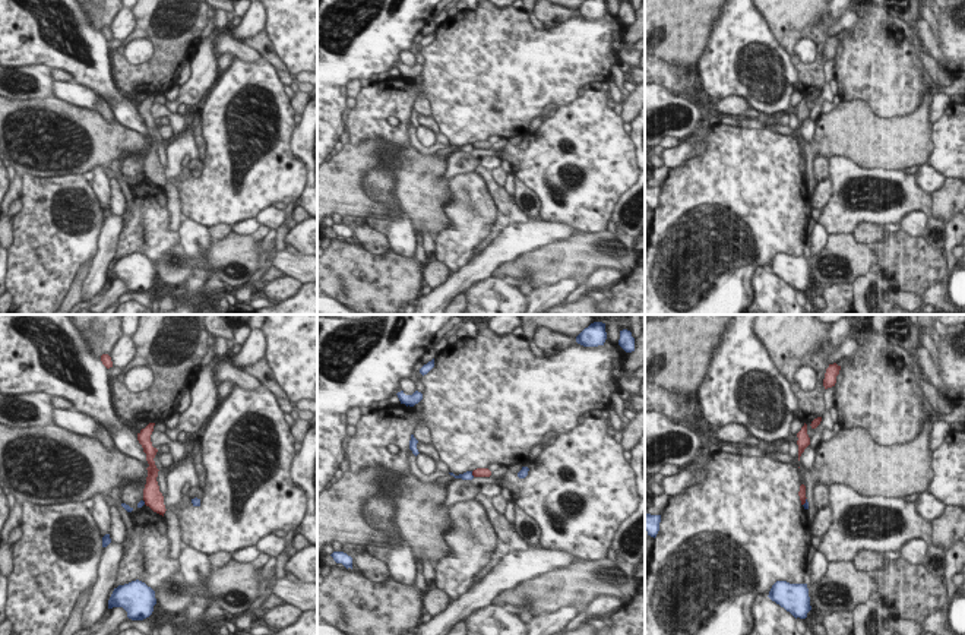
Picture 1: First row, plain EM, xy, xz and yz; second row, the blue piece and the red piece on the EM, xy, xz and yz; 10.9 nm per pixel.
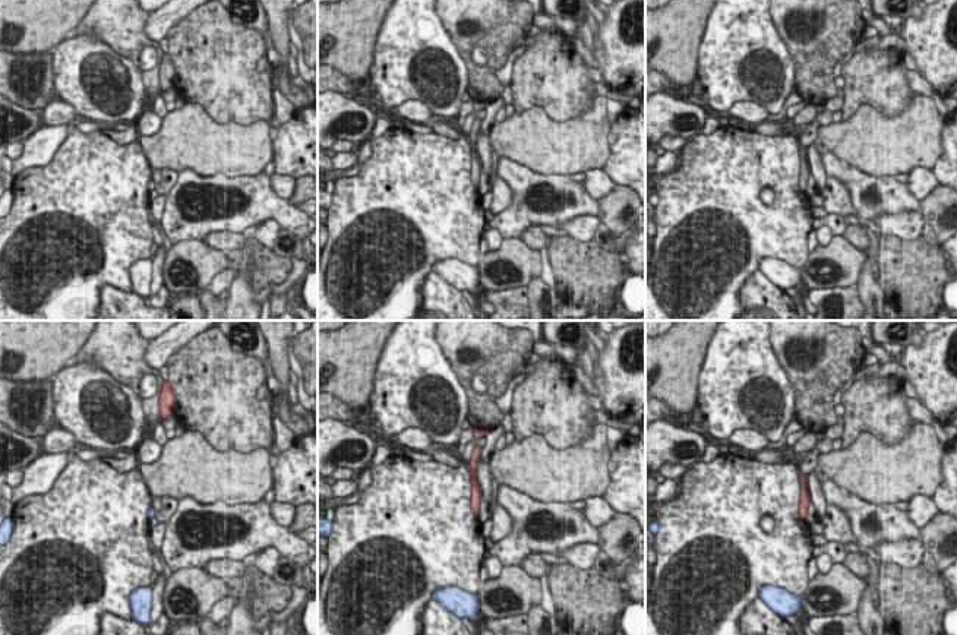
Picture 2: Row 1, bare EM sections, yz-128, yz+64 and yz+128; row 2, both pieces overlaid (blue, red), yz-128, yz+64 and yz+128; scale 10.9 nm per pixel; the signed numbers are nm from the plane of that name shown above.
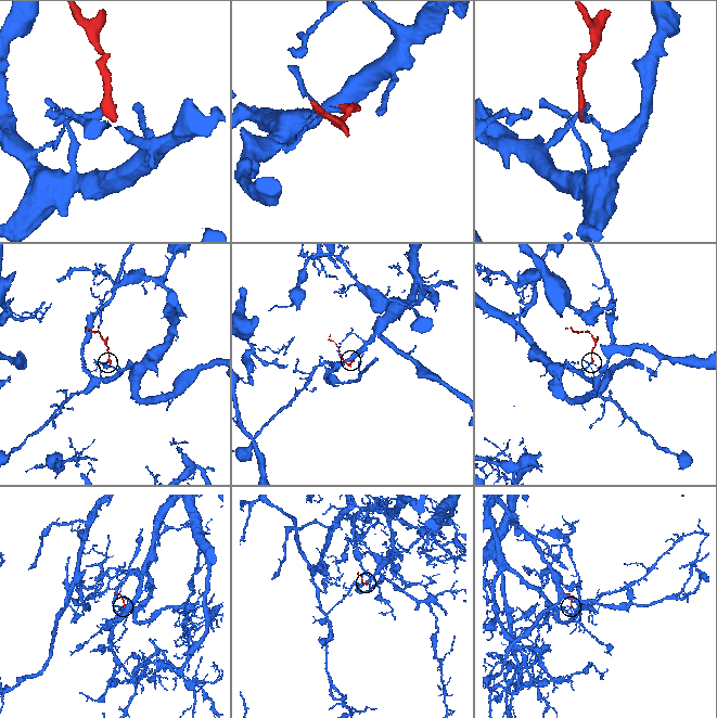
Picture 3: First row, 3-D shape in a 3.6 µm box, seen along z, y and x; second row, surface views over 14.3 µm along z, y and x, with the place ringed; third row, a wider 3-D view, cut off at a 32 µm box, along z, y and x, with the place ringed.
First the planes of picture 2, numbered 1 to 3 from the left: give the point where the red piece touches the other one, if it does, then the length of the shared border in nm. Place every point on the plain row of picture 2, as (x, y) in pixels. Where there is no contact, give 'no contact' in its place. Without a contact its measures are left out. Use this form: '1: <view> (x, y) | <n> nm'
1: no contact
2: no contact
3: no contact

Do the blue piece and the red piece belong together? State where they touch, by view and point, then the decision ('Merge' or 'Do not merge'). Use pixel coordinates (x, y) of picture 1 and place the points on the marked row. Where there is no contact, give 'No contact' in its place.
Touches blue at yz (806, 502). Do not merge

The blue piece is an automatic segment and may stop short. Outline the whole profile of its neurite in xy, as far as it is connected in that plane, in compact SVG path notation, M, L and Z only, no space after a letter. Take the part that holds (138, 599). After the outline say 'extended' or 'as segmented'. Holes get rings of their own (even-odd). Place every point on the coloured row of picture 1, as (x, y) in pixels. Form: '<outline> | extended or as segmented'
M139 579L118 585L108 600L108 609L123 607L132 620L149 617L155 604L155 591Z | as segmented

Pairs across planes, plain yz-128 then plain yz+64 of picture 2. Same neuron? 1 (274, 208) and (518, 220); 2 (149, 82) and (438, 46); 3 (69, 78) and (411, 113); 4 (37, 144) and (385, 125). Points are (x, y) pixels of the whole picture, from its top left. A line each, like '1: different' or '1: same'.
1: same
2: different
3: different
4: different

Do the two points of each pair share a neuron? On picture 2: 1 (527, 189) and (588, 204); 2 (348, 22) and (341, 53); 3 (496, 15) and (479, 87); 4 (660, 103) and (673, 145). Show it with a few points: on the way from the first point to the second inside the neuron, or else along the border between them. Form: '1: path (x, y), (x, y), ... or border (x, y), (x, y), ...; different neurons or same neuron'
1: path (540, 199), (572, 201); same neuron
2: path (347, 29), (343, 35), (343, 46); same neuron
3: path (496, 32), (496, 60), (489, 69); same neuron
4: border (660, 138), (681, 135), (688, 139); different neurons

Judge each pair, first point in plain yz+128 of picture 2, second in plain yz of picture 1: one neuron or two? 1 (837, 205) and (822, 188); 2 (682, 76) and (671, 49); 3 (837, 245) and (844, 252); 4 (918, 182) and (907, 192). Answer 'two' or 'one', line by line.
1: one
2: one
3: one
4: two

